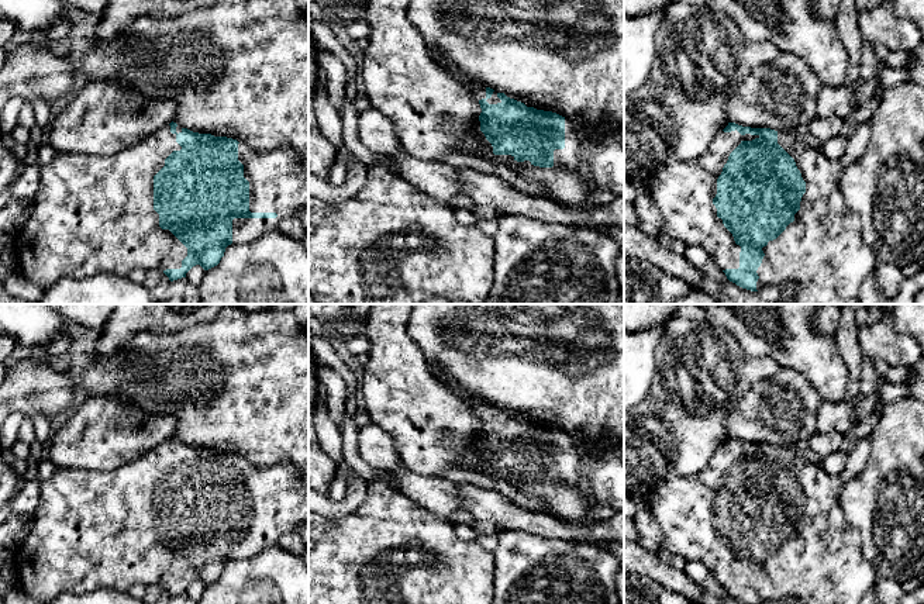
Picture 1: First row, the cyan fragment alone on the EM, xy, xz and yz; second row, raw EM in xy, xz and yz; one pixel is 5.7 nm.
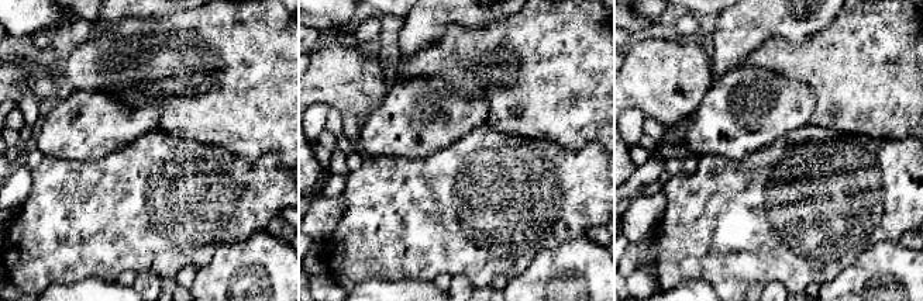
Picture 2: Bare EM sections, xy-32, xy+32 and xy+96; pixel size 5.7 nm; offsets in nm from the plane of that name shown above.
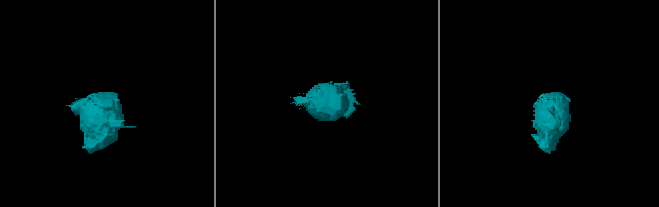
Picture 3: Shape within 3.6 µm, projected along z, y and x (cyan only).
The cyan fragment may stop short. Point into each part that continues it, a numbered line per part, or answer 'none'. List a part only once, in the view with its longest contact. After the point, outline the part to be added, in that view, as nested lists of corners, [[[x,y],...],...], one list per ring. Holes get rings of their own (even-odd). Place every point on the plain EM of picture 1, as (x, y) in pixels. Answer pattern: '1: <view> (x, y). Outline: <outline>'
1: yz (683, 508). Outline: [[[737,445],[731,448],[720,446],[710,463],[699,474],[663,480],[651,487],[647,494],[649,510],[662,529],[665,549],[670,555],[682,556],[689,562],[703,563],[720,586],[739,583],[741,562],[735,559],[732,549],[724,542],[723,535],[717,532],[717,524],[713,520],[717,510],[717,494],[730,469],[742,456],[755,453],[759,453],[759,451],[741,451]]]

